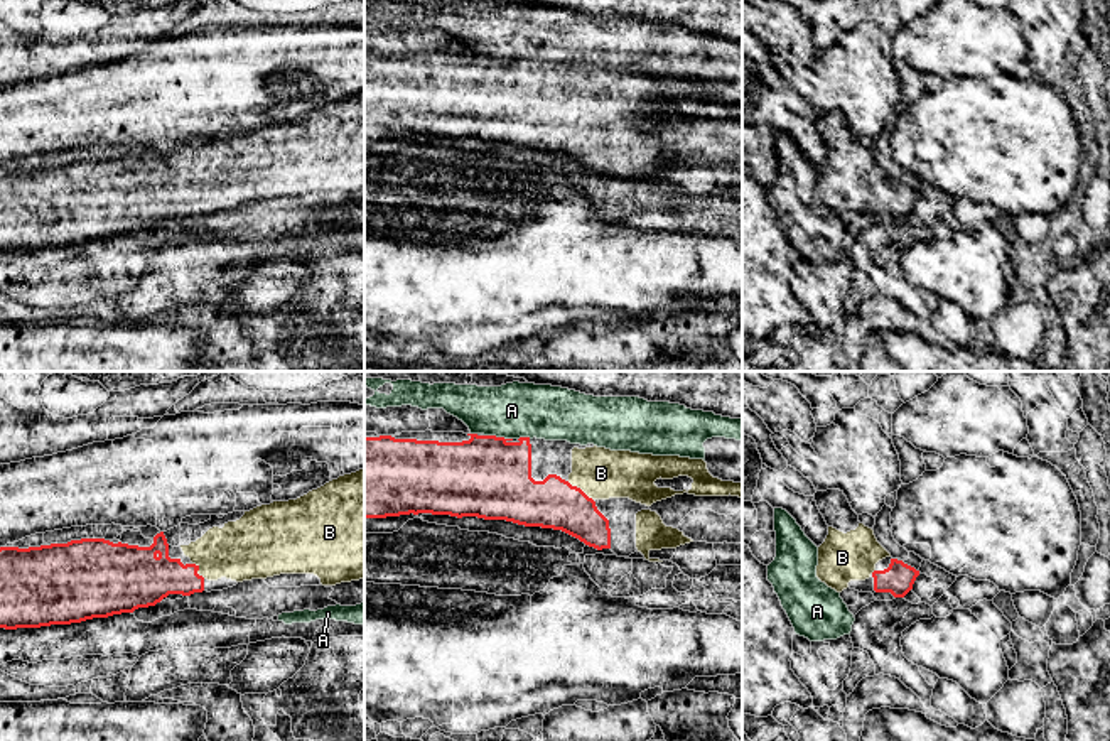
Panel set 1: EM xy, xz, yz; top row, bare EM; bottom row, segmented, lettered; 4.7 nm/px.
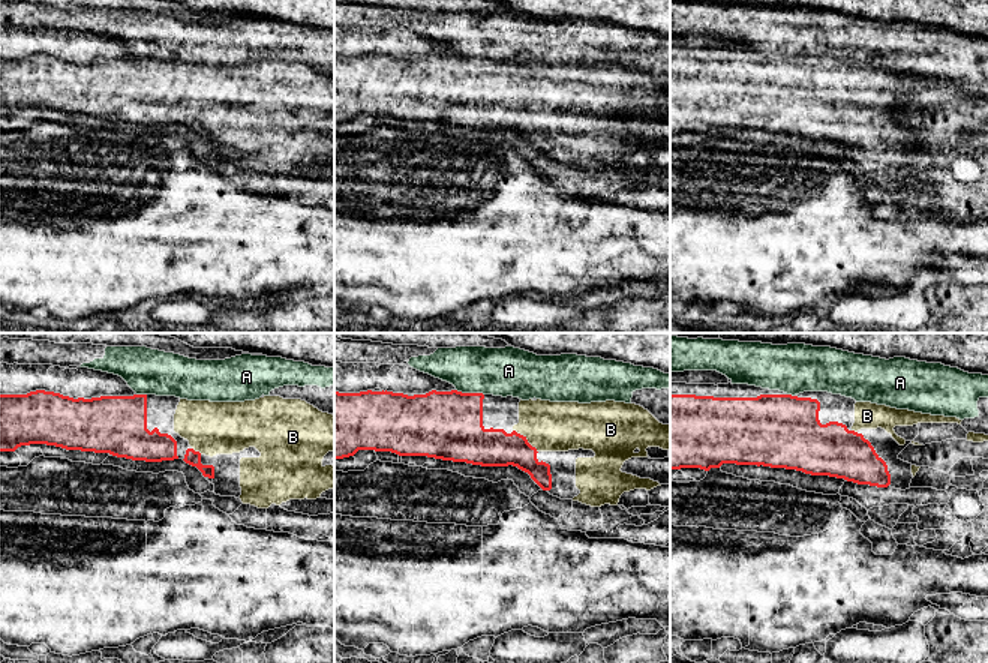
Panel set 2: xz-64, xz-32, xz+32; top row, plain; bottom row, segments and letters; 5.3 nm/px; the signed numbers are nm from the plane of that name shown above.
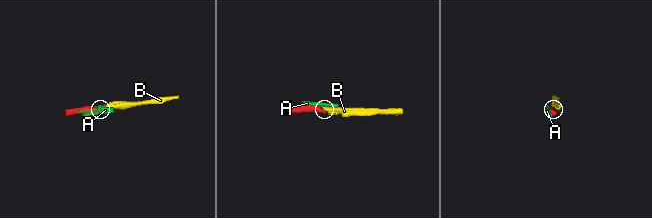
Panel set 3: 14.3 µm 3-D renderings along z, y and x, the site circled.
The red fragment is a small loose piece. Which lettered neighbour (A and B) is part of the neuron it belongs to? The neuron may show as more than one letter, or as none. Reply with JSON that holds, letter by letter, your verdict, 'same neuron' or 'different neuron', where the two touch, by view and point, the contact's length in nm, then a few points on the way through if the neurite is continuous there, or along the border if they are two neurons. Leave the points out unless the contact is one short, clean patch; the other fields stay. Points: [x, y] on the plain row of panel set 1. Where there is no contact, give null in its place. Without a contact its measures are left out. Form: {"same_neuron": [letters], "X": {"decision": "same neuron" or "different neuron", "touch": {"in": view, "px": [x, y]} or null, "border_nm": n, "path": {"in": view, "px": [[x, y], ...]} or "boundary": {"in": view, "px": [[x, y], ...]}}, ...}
{"same_neuron": ["B"], "A": {"decision": "different neuron", "touch": {"in": "xz", "px": [498, 59]}, "border_nm": 140}, "B": {"decision": "same neuron", "touch": {"in": "xz", "px": [579, 110]}, "border_nm": 160, "path": {"in": "xz", "px": [[554, 125], [564, 125], [579, 110], [601, 95]]}}}

